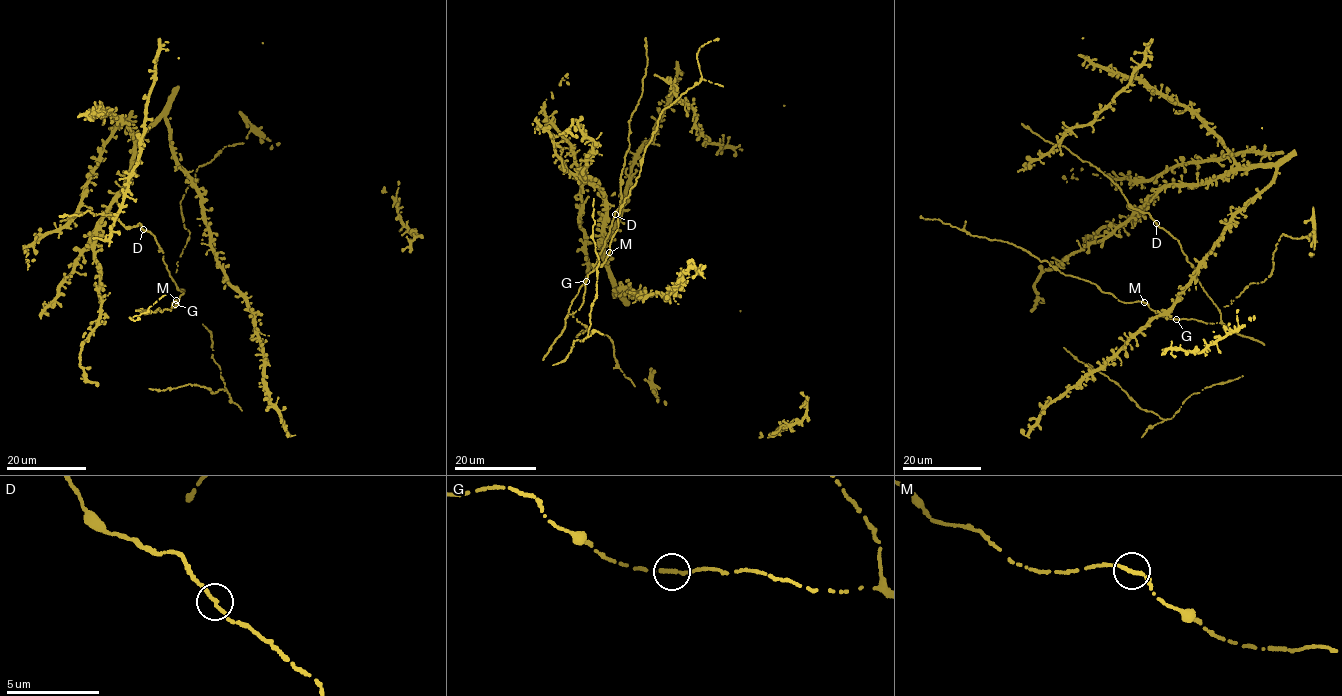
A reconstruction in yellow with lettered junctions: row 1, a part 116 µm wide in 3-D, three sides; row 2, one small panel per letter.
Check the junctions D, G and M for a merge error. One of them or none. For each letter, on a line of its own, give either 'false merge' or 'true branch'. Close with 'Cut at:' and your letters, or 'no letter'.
D: true branch
G: true branch
M: true branch
Cut at: no letter

